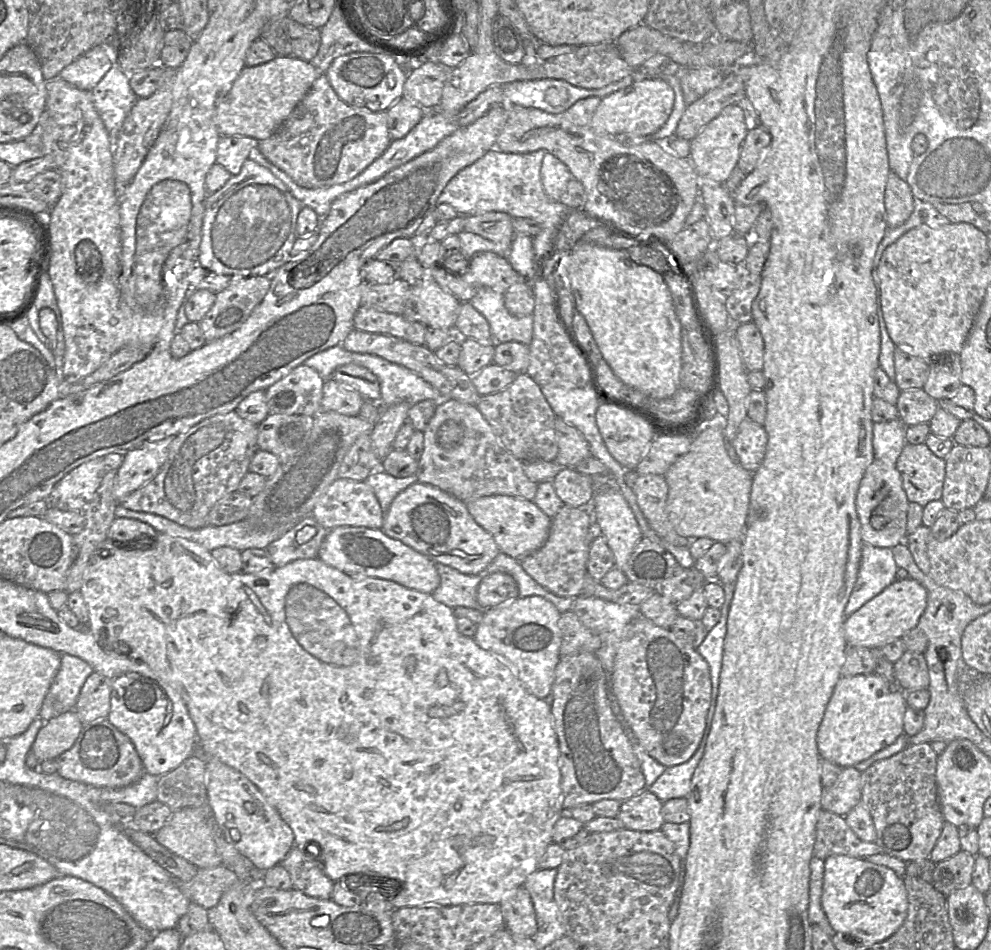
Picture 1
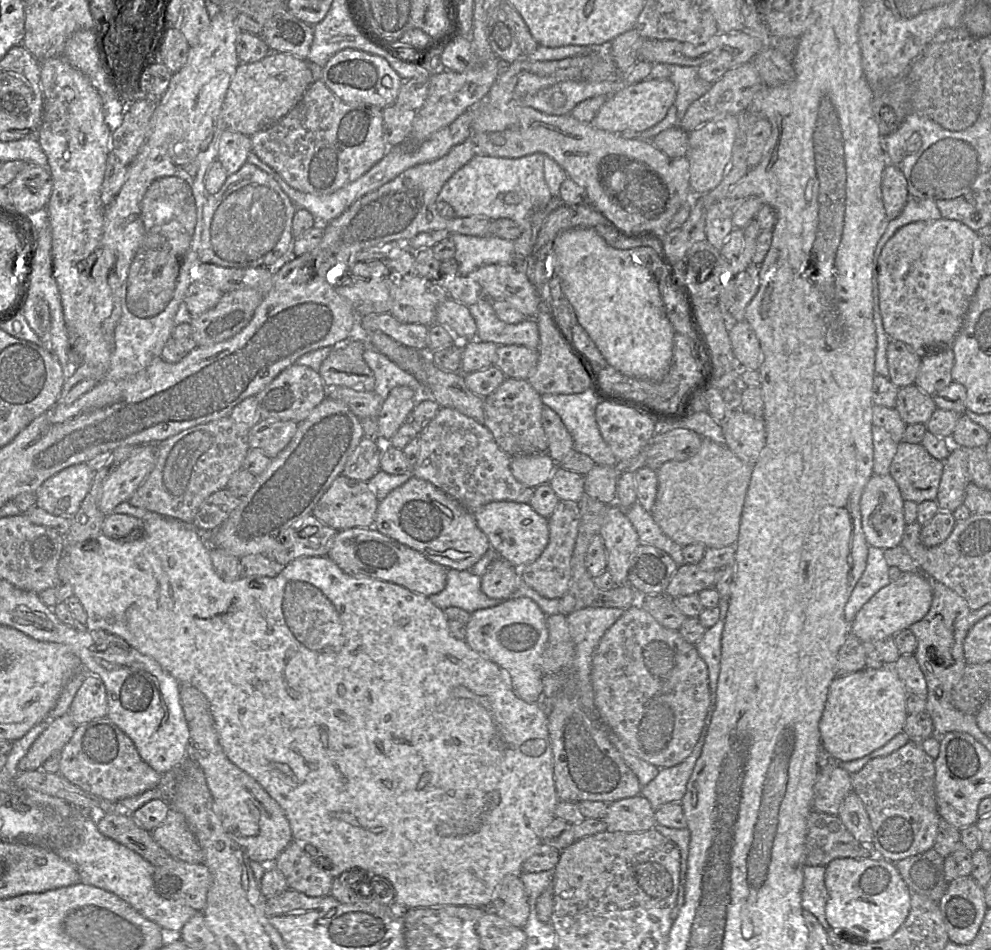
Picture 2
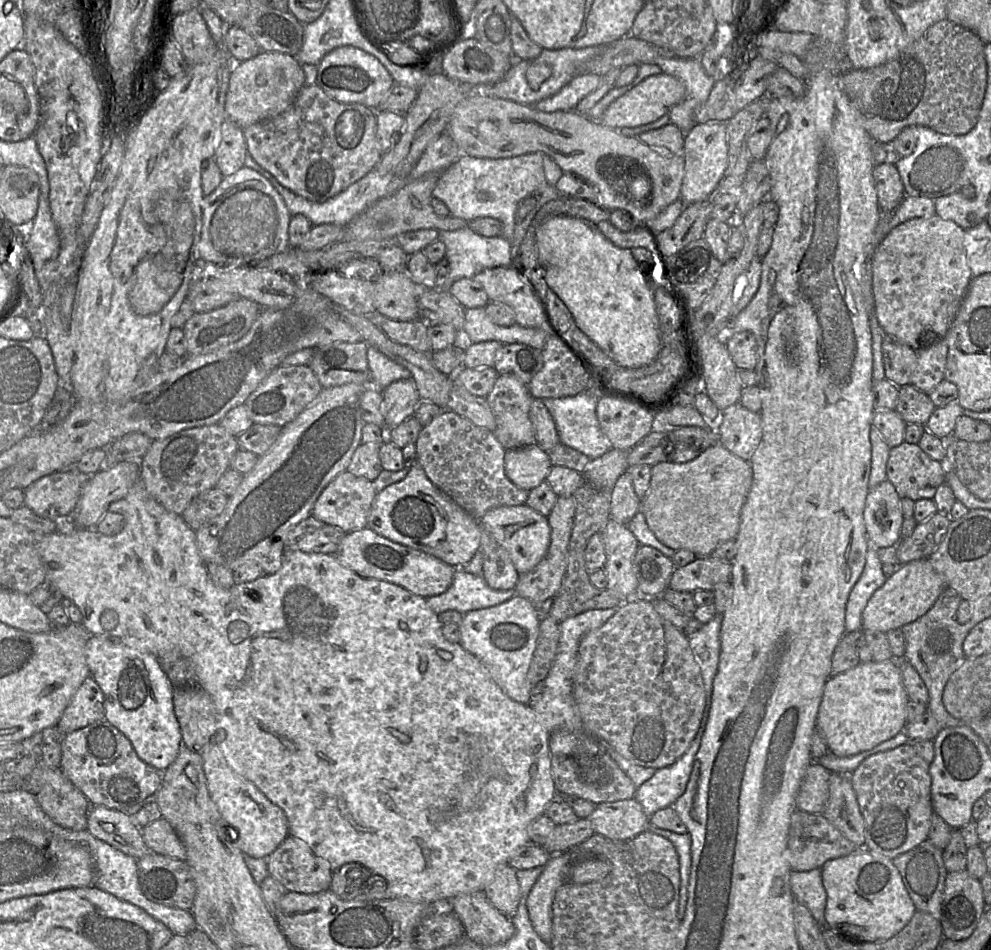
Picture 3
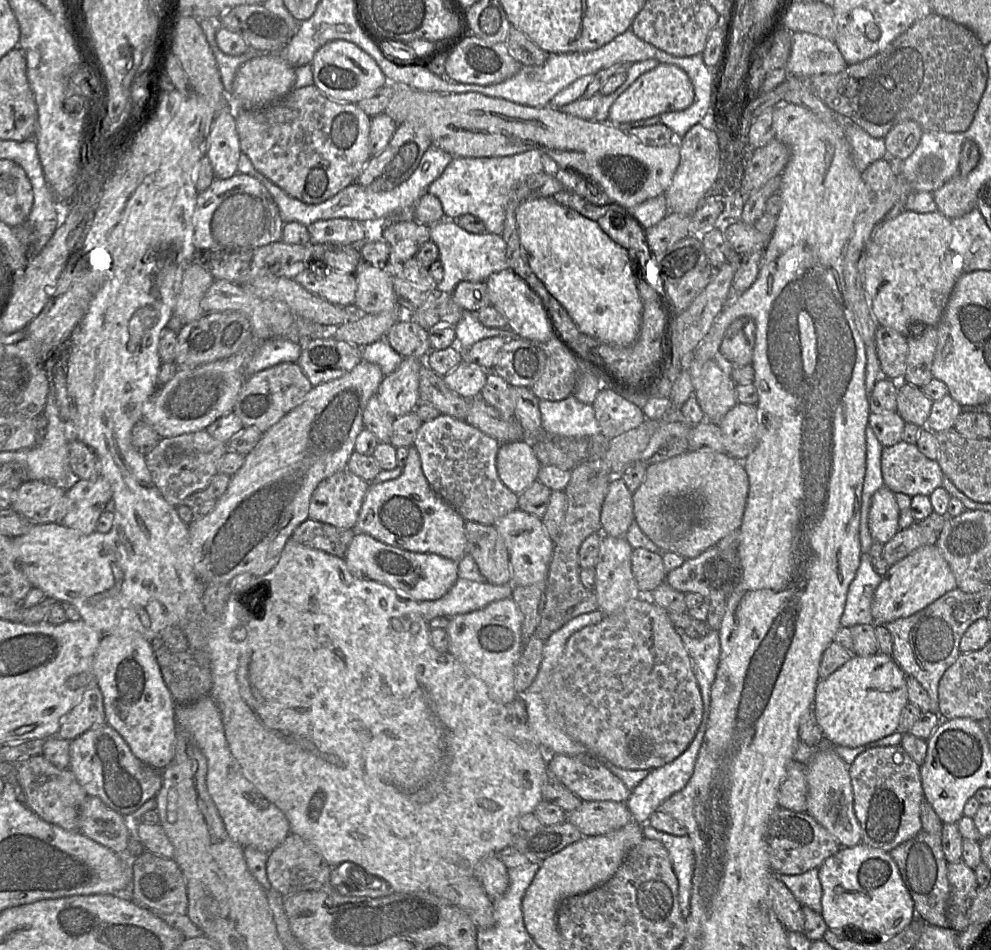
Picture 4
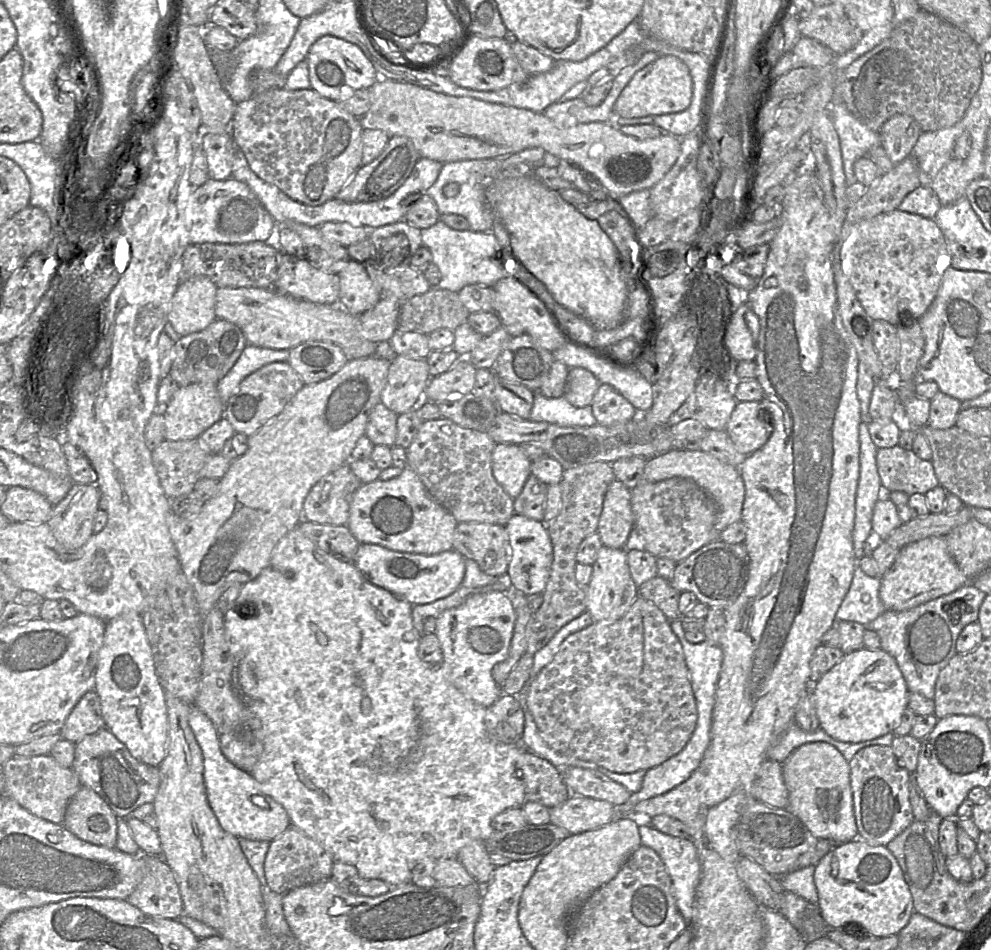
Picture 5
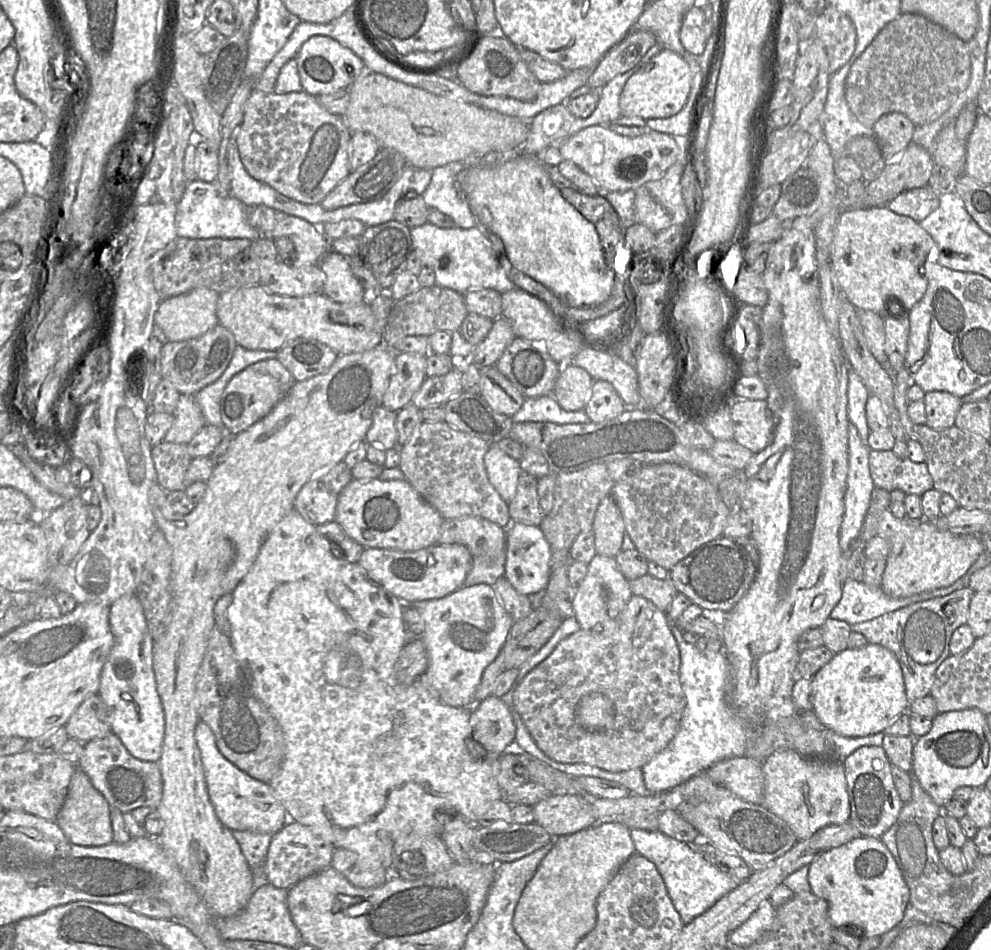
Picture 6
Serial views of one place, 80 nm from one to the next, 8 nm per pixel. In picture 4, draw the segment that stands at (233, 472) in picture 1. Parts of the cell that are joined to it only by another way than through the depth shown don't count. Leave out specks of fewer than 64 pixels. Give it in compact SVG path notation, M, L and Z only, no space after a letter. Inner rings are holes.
M206 430L162 438L145 456L152 480L164 499L177 507L191 494L205 490L218 474L218 461L227 453L227 444L213 438Z

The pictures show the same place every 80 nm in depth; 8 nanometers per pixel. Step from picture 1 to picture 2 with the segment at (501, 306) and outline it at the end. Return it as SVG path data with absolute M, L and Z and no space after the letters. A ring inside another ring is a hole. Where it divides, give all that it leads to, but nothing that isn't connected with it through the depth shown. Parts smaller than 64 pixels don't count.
M484 298L468 306L477 326L476 339L496 345L519 345L537 350L539 331L535 318L516 324L502 322L495 314L492 300Z

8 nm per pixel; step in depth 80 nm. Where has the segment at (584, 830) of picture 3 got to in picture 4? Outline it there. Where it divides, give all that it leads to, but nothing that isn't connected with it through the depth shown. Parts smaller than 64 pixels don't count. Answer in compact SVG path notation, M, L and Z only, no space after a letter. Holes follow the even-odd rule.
M564 821L555 825L542 825L534 831L517 834L509 847L519 850L531 862L542 862L582 837L583 834L575 825Z

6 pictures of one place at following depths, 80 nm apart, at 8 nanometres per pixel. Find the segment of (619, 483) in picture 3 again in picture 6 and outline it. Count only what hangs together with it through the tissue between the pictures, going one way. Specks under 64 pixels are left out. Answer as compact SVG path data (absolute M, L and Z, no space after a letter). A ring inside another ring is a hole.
M609 494L598 505L593 521L596 554L615 558L622 551L625 532L622 513Z

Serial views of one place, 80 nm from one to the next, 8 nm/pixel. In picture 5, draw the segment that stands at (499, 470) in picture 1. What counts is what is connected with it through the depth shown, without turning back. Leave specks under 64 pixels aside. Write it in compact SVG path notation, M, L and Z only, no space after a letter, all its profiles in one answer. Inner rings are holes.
M440 418L423 422L406 451L406 466L410 467L423 483L428 494L450 512L458 523L478 522L505 526L514 515L512 499L497 483L492 473L492 452L496 443L487 435L462 428L449 419Z

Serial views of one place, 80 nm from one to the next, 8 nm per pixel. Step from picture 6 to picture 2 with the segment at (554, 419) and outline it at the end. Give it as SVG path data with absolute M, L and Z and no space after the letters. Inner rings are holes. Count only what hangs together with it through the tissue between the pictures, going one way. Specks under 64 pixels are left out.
M590 388L578 394L544 394L541 399L544 405L561 418L573 439L575 451L589 456L596 465L615 466L617 464L618 460L612 454L599 431L596 422L598 399Z

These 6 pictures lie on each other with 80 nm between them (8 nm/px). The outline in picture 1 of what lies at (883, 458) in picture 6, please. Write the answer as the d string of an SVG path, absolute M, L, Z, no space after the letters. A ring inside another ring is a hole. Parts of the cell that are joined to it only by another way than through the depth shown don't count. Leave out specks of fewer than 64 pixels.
M924 442L906 443L895 466L909 502L924 507L941 499L946 461L936 456Z

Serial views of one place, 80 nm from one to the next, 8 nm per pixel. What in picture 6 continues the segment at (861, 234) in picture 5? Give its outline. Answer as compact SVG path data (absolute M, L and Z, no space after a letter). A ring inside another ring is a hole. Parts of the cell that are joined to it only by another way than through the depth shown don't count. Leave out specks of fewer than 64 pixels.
M886 206L865 209L867 215L850 215L850 210L840 214L830 247L831 268L844 298L858 310L869 310L881 317L891 316L885 311L886 302L889 298L895 298L899 305L904 306L904 314L921 300L927 290L928 281L924 273L924 264L927 260L937 262L936 244L920 223L908 216L899 215Z

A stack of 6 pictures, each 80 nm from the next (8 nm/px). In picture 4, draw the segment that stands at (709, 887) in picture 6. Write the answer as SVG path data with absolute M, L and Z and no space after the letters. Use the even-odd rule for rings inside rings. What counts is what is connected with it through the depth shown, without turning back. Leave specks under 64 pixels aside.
M642 825L645 838L658 840L668 851L672 867L678 880L678 899L681 914L686 919L690 913L692 877L694 871L693 844L689 836L674 836Z

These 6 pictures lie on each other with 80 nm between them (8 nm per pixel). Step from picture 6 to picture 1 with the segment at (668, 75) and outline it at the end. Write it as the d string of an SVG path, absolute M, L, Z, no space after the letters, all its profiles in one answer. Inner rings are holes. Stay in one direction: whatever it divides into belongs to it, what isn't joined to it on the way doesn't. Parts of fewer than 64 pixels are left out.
M660 78L636 79L630 86L602 98L589 126L597 134L616 136L618 134L650 135L659 130L670 116L675 95L672 87Z

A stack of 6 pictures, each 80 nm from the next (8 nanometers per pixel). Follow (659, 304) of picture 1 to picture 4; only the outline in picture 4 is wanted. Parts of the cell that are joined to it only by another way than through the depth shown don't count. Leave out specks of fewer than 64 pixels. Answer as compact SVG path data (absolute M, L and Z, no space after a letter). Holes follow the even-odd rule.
M552 197L528 199L517 207L515 215L520 243L527 253L532 271L542 281L548 292L565 308L578 329L587 336L603 343L615 345L632 344L640 332L643 305L637 289L637 276L632 268L627 250L606 235L596 221L592 221L573 209L558 204Z

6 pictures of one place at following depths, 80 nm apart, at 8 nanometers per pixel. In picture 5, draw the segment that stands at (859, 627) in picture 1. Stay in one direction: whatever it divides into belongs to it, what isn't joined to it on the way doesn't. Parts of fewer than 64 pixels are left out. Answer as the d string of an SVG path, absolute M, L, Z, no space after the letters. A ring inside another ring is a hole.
M931 536L900 549L892 567L881 578L879 596L887 610L905 611L950 594L967 583L968 578L952 558L945 538Z

